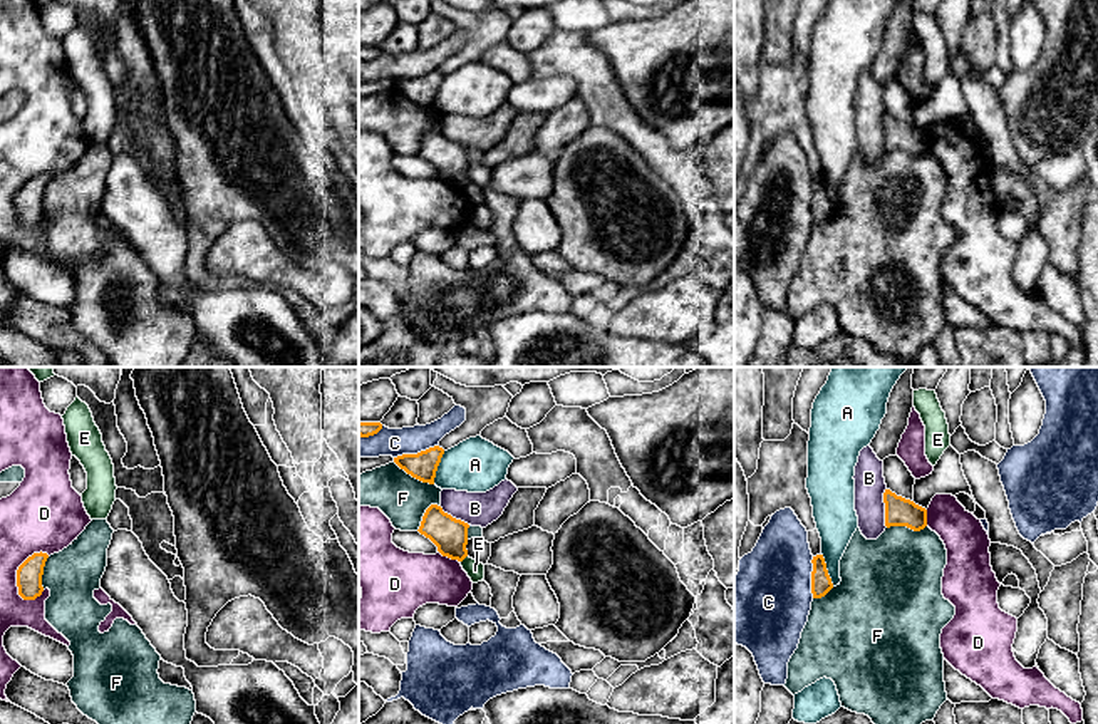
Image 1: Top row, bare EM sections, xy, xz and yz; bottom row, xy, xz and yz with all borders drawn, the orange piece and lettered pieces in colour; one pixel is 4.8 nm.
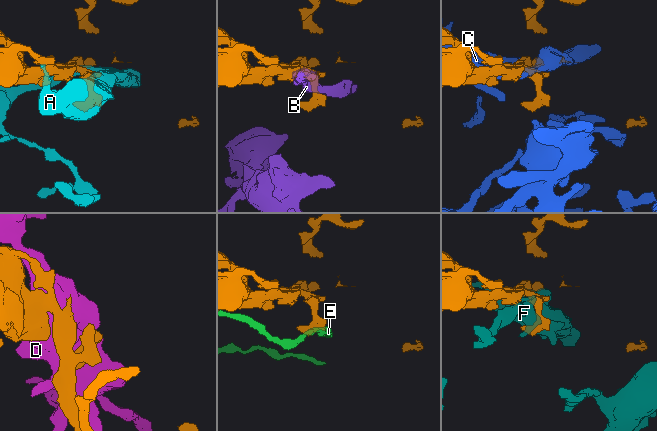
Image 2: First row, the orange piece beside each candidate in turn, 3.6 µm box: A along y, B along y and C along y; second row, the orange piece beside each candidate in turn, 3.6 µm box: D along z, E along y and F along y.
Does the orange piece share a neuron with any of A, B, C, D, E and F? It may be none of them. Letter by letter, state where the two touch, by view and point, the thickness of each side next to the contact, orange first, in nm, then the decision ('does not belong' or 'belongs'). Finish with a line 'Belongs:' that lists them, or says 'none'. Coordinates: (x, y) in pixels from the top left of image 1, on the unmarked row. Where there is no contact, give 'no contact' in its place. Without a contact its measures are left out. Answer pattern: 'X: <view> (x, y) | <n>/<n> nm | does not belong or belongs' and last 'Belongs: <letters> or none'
A: xz (436, 93) | 140/260 nm | does not belong
B: yz (885, 133) | 140/140 nm | does not belong
C: xz (414, 79) | 140/130 nm | does not belong
D: xy (17, 195) | 130/300 nm | does not belong
E: xz (463, 183) | 170/90 nm | does not belong
F: xz (413, 101) | 140/220 nm | does not belong
Belongs: none

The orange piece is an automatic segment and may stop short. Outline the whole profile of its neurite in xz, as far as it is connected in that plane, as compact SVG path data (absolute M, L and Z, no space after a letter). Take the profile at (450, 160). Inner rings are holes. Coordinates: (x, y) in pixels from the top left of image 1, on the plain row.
M431 129L421 146L419 158L429 163L443 181L463 186L468 181L469 149Z

